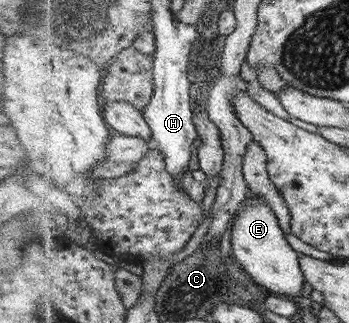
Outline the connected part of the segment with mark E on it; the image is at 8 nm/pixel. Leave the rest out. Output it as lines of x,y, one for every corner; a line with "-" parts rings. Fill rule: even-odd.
251,192
247,206
234,220
231,244
236,260
260,285
279,295
288,295
300,304
301,298
305,296
305,274
302,272
301,261
298,252
289,244
286,232
267,198

